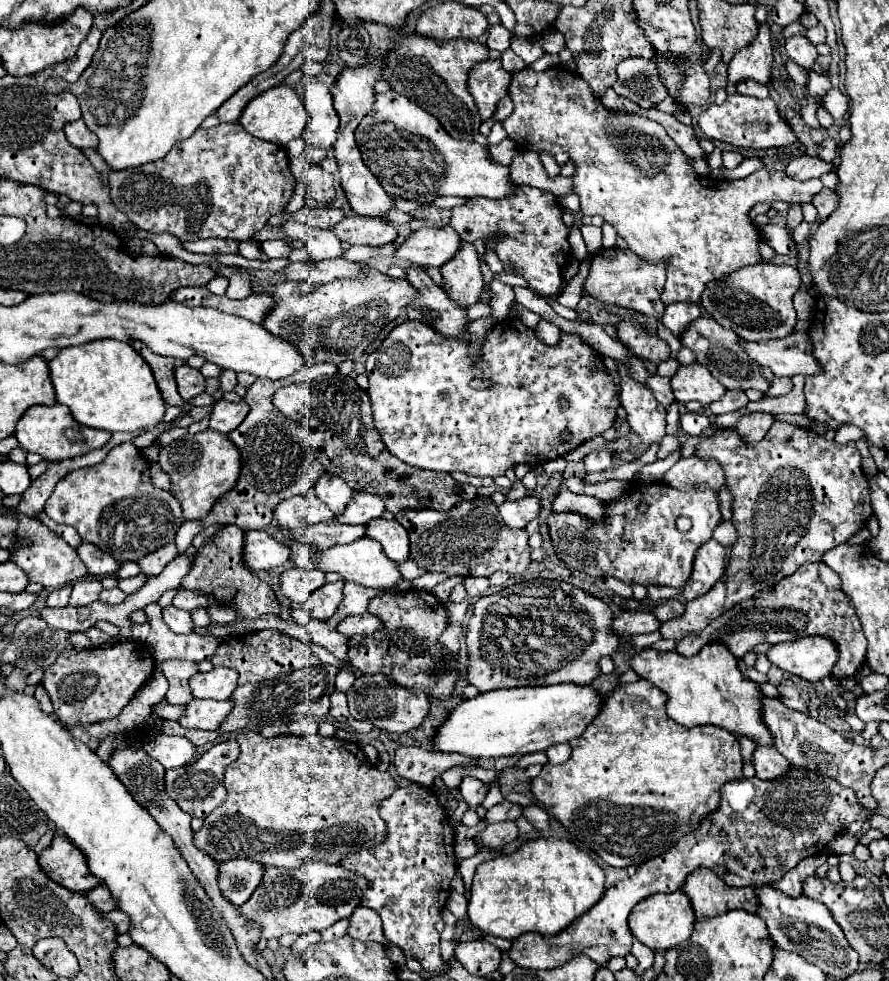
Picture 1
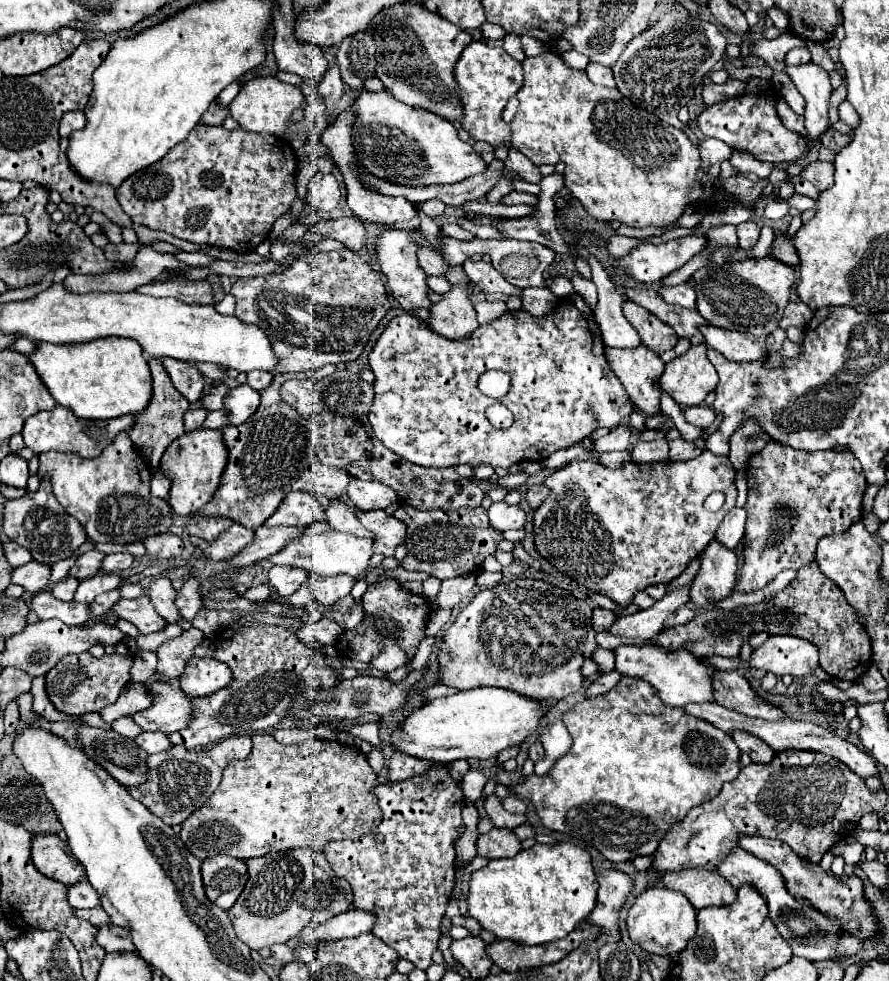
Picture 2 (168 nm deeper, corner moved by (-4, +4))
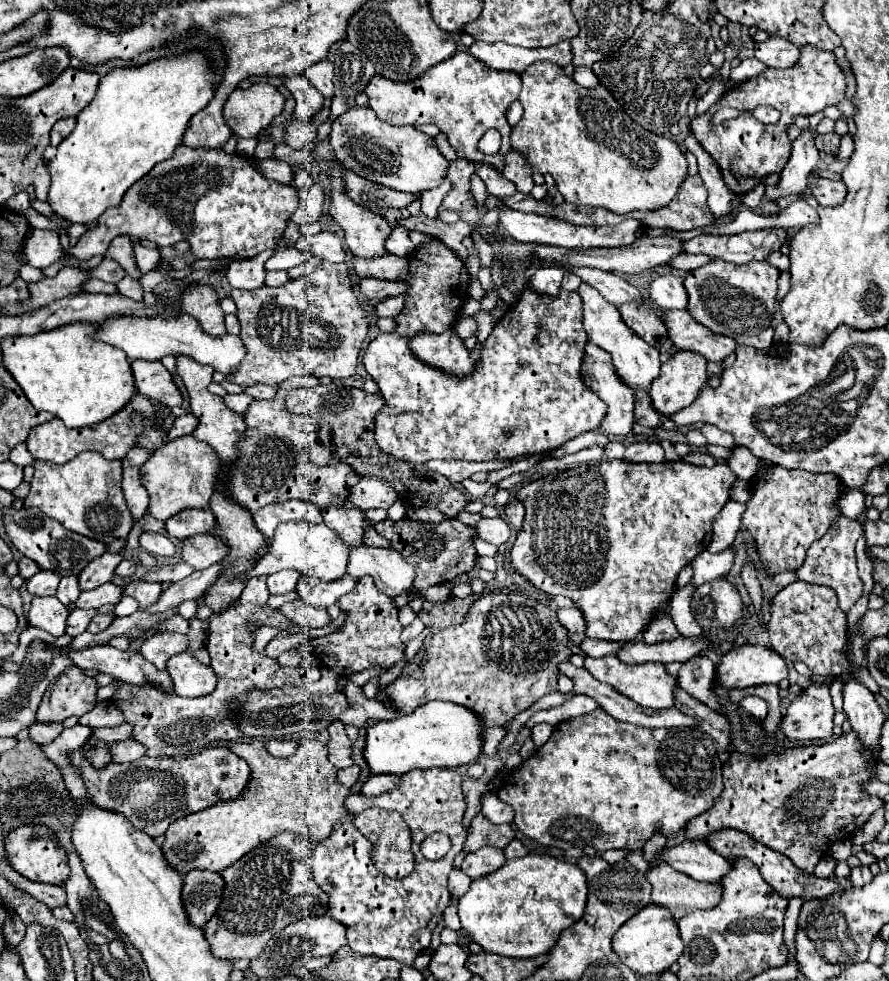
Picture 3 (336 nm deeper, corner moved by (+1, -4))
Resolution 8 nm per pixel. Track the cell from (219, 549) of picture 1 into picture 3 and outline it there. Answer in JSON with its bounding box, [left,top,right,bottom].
[166,509,214,537]

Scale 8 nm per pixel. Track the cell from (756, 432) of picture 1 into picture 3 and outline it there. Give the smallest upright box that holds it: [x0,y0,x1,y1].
[728,447,758,479]

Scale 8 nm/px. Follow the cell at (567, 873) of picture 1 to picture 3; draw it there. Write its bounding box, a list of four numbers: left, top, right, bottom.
[458,855,588,959]

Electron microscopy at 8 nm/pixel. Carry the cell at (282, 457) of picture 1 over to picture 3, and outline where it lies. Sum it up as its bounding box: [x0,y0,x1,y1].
[228,377,352,513]

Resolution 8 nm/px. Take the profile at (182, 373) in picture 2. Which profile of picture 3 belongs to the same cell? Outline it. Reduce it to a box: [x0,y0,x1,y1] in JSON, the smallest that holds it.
[132,361,182,407]

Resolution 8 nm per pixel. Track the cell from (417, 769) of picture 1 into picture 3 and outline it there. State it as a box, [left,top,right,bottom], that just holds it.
[360,775,398,797]

